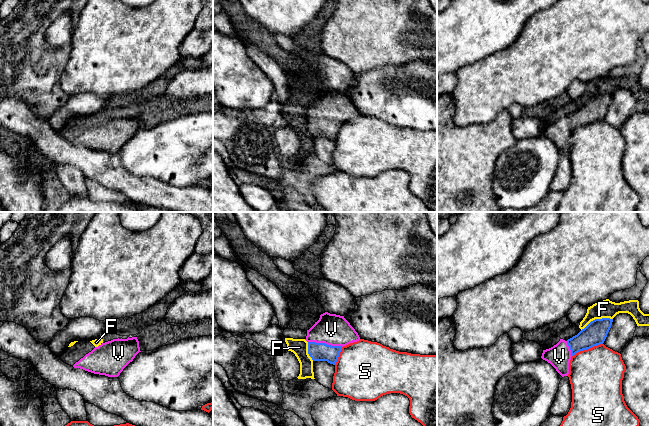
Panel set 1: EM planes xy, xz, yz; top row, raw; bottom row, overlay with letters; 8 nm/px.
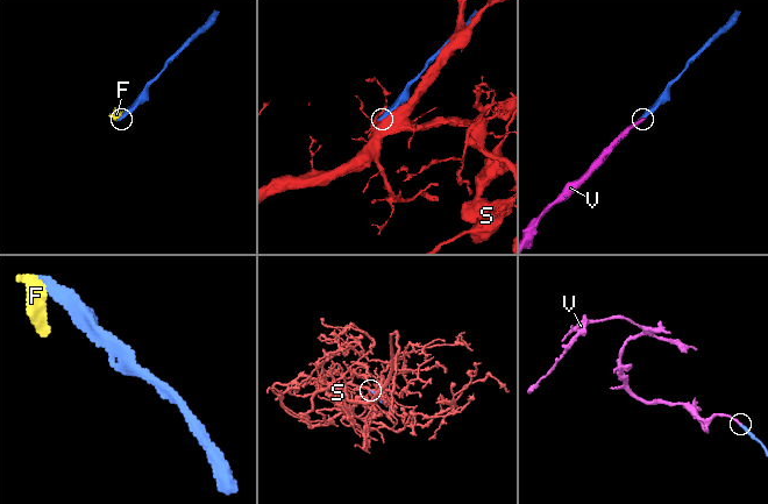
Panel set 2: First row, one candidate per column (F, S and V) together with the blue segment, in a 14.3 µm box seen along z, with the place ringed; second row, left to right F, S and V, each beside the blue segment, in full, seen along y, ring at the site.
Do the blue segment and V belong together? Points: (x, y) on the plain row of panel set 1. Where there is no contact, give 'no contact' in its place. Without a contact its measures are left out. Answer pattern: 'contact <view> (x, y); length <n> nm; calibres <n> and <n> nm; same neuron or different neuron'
contact xz (324, 119); length 280 nm; calibres 140 and 260 nm; same neuron

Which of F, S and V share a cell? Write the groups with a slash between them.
F / S / V

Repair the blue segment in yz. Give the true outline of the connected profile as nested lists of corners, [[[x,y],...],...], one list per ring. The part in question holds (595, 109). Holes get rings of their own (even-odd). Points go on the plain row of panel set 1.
[[[602,94],[591,97],[577,111],[567,117],[560,117],[543,126],[541,134],[550,139],[562,152],[568,152],[571,133],[576,129],[603,120],[611,104],[613,95]]]

